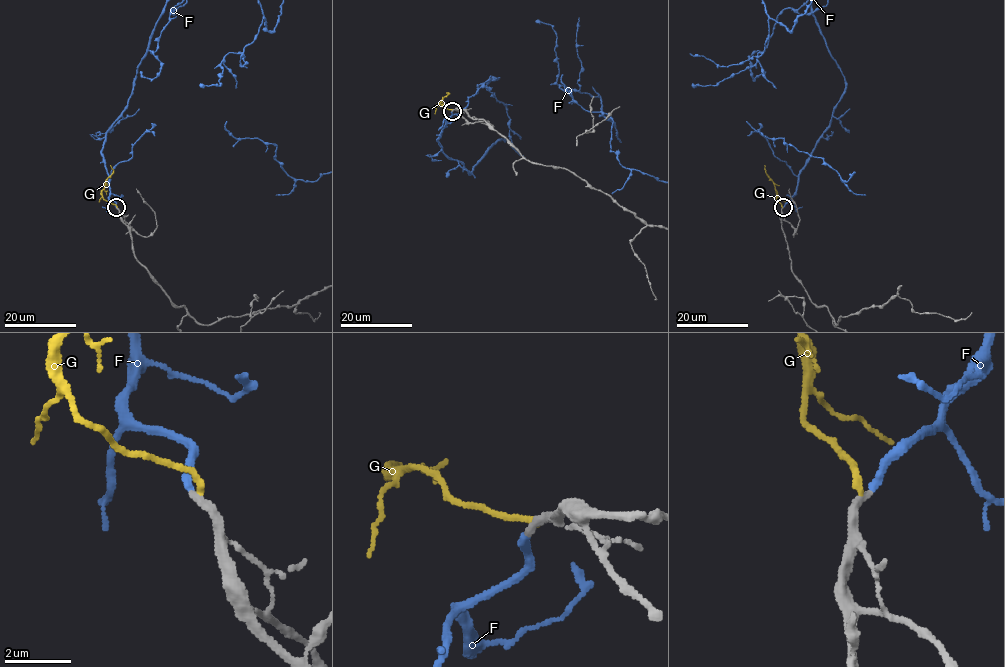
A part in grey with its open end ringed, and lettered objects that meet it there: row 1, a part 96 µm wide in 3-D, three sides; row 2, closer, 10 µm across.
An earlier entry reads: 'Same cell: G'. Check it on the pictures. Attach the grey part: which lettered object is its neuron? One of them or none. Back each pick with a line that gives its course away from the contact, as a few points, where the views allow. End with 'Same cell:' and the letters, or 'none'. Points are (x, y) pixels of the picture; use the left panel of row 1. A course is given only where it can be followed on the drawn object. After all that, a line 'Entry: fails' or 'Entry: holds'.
Same cell: F
Entry: fails

